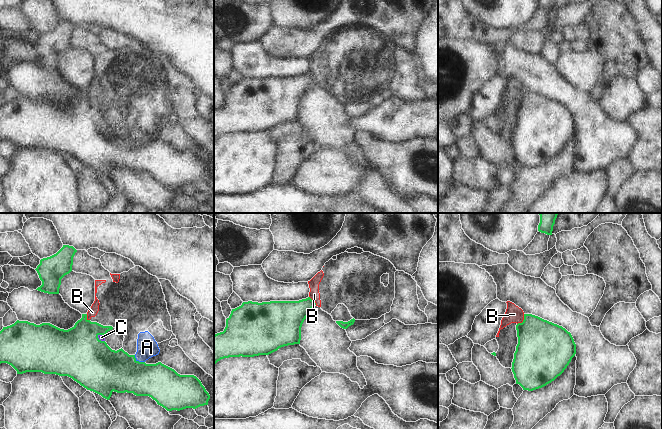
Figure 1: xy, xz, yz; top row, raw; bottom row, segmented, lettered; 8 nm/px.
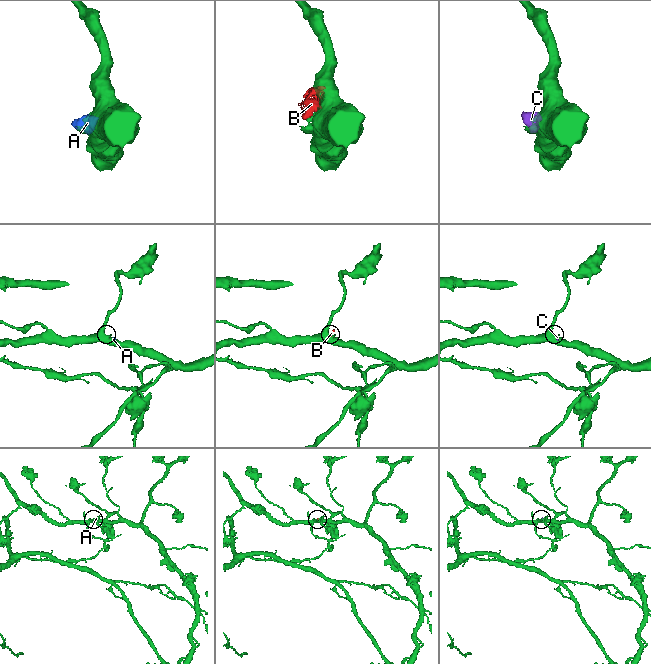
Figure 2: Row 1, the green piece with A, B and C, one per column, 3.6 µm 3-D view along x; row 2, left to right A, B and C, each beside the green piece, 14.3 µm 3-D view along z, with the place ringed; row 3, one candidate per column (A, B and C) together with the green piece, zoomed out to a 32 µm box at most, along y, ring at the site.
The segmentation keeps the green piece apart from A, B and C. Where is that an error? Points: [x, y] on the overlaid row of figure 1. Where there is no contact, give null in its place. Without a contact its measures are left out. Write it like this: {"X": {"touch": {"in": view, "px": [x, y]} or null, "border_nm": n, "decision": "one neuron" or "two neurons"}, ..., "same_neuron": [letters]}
{"A": {"touch": {"in": "xy", "px": [138, 361]}, "border_nm": 110, "decision": "two neurons"}, "B": {"touch": {"in": "yz", "px": [523, 320]}, "border_nm": 110, "decision": "two neurons"}, "C": {"touch": {"in": "xy", "px": [100, 340]}, "border_nm": 80, "decision": "two neurons"}, "same_neuron": []}

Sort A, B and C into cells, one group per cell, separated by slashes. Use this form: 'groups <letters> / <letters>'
groups A B C

